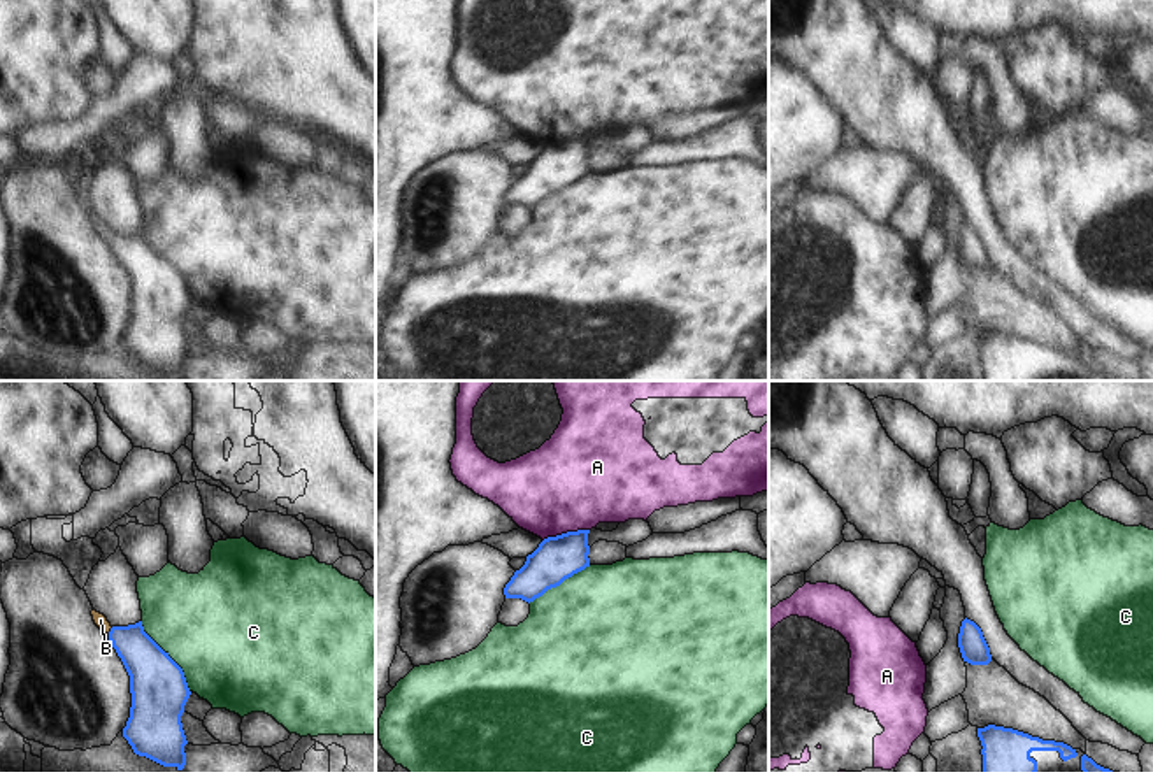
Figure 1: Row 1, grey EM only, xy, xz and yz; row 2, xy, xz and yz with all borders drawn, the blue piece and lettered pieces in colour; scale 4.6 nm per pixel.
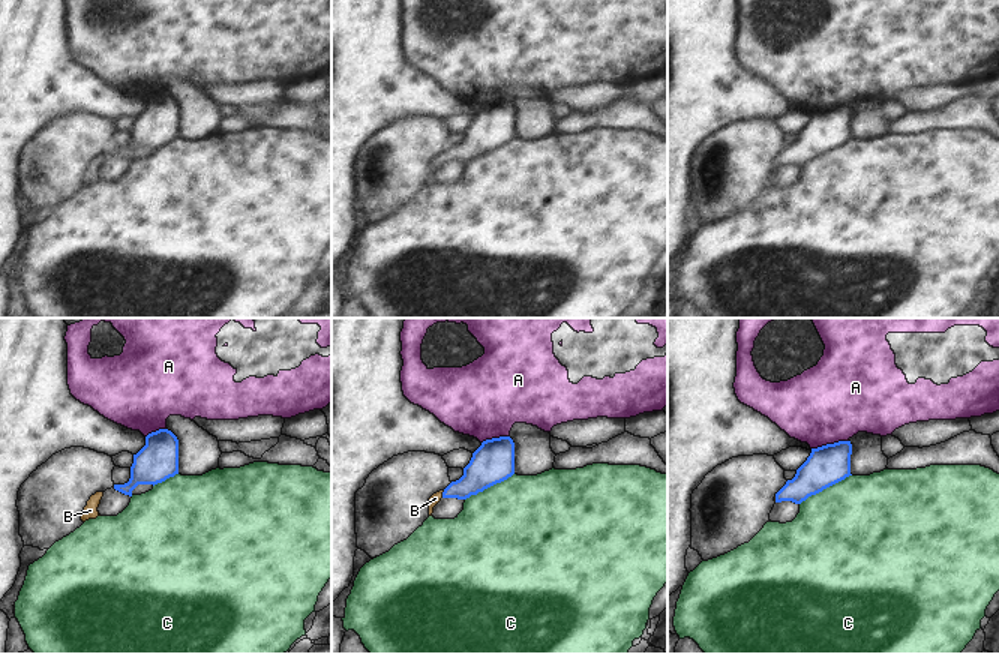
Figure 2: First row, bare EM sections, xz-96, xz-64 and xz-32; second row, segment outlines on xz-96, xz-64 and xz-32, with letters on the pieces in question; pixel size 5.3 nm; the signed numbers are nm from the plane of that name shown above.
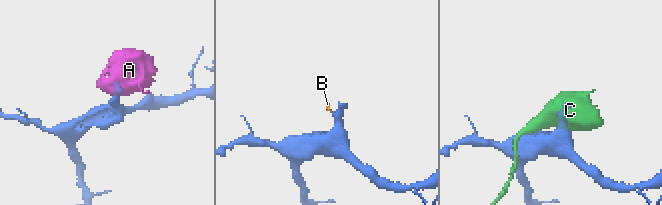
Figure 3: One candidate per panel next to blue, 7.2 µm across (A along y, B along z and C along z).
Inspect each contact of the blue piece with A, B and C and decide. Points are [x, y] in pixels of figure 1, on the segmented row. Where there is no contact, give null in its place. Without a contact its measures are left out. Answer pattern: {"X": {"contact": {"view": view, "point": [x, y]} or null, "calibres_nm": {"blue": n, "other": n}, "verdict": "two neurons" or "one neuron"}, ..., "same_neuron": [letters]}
{"A": {"contact": {"view": "xz", "point": [567, 532]}, "calibres_nm": {"blue": 200, "other": 440}, "verdict": "two neurons"}, "B": {"contact": {"view": "xy", "point": [111, 630]}, "calibres_nm": {"blue": 200, "other": 60}, "verdict": "one neuron"}, "C": {"contact": {"view": "xy", "point": [169, 657]}, "calibres_nm": {"blue": 260, "other": 480}, "verdict": "two neurons"}, "same_neuron": ["B"]}

